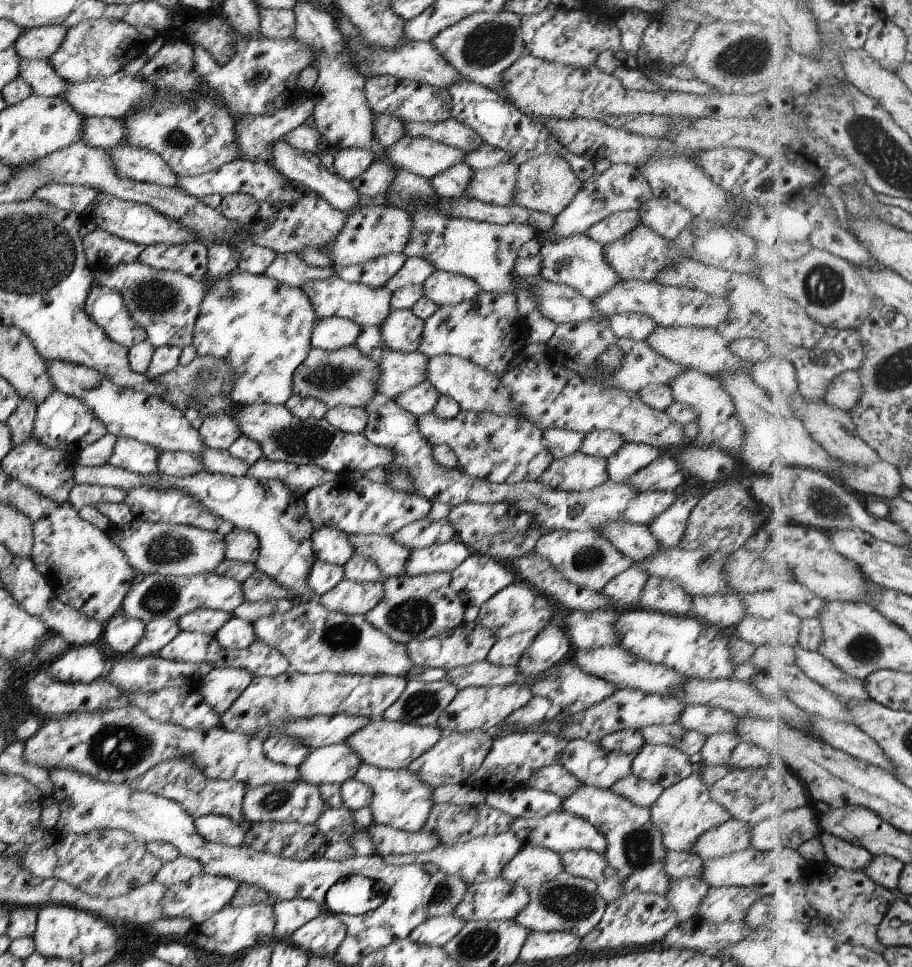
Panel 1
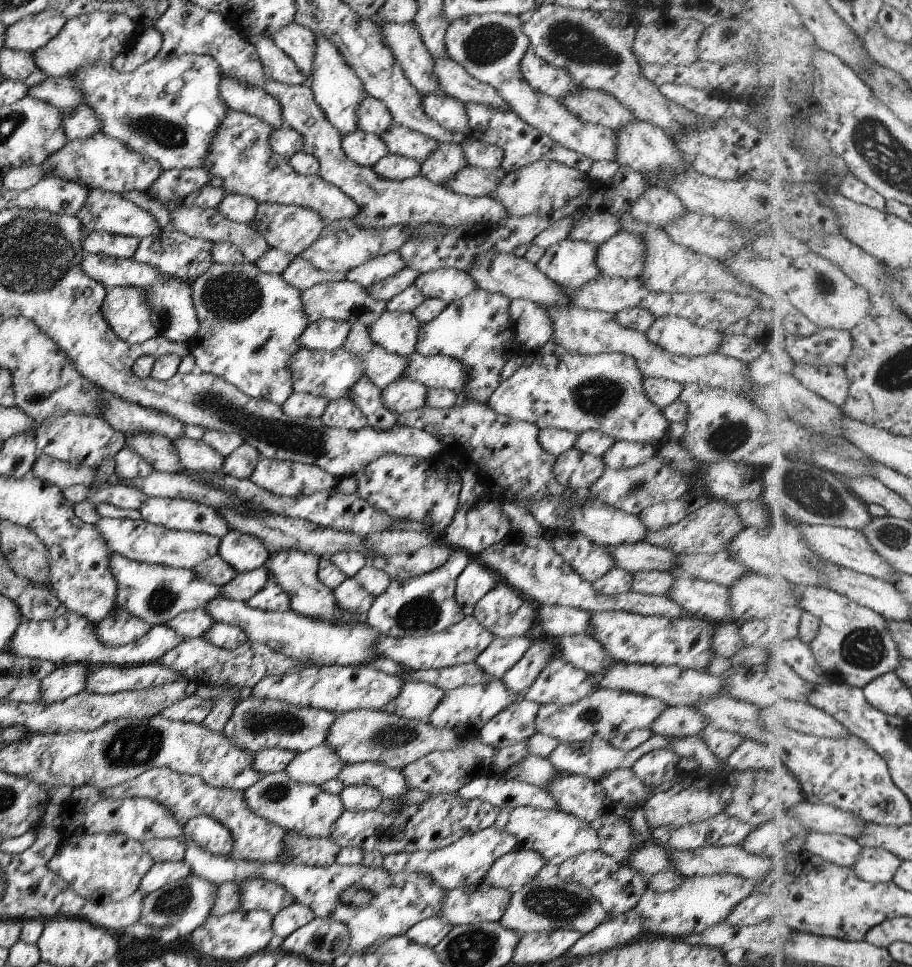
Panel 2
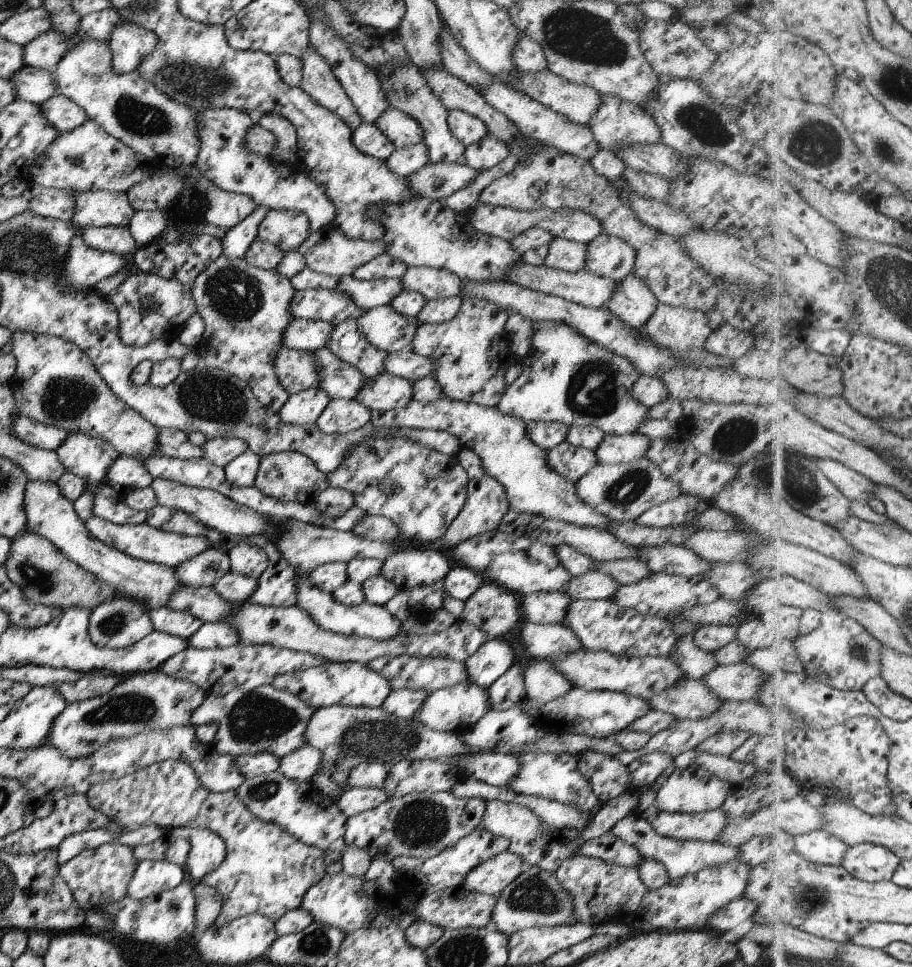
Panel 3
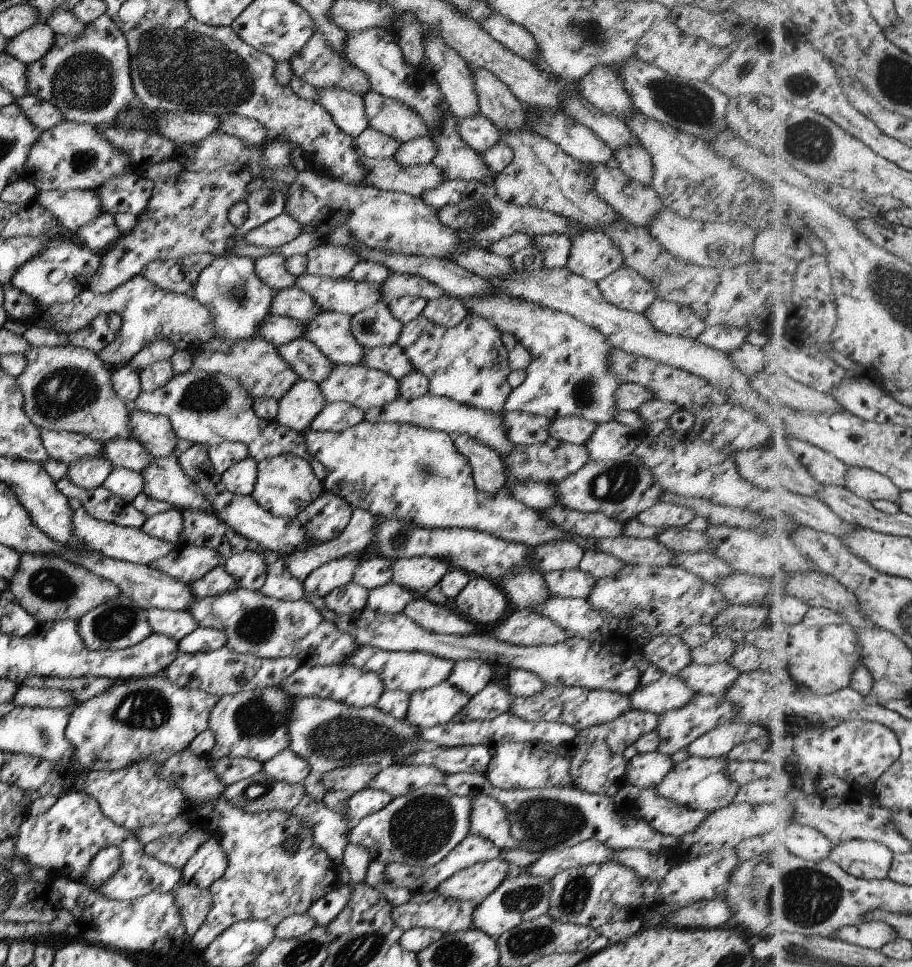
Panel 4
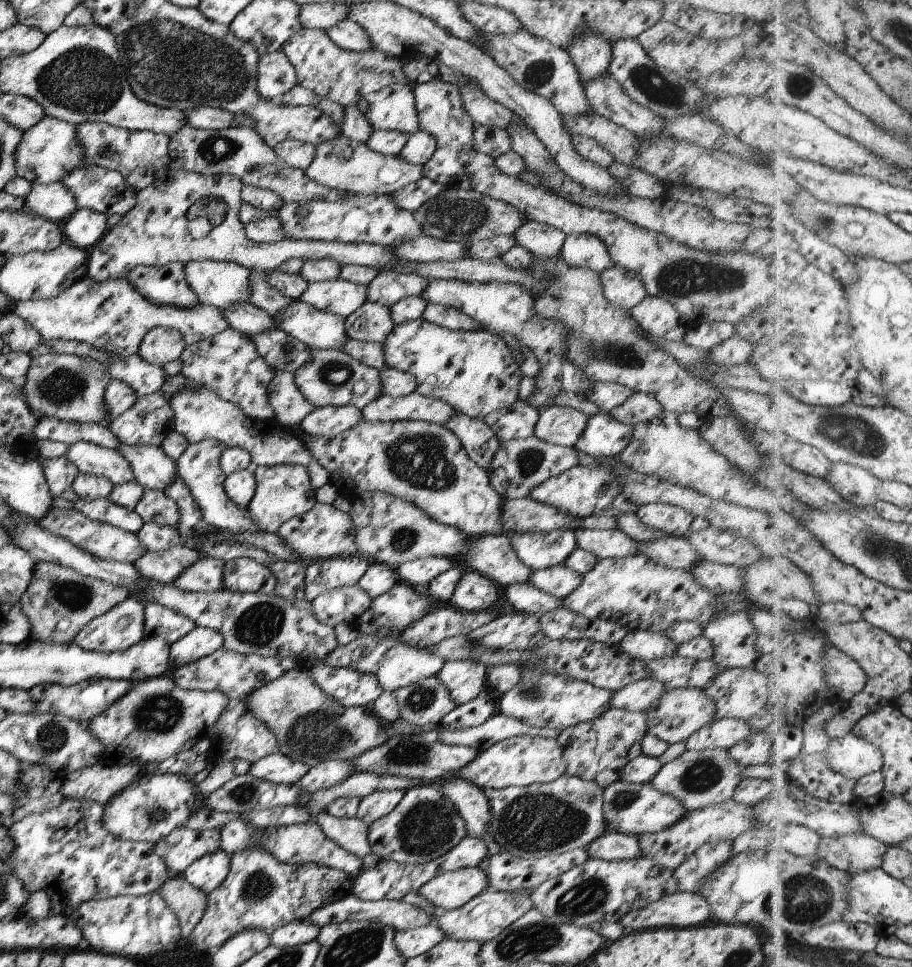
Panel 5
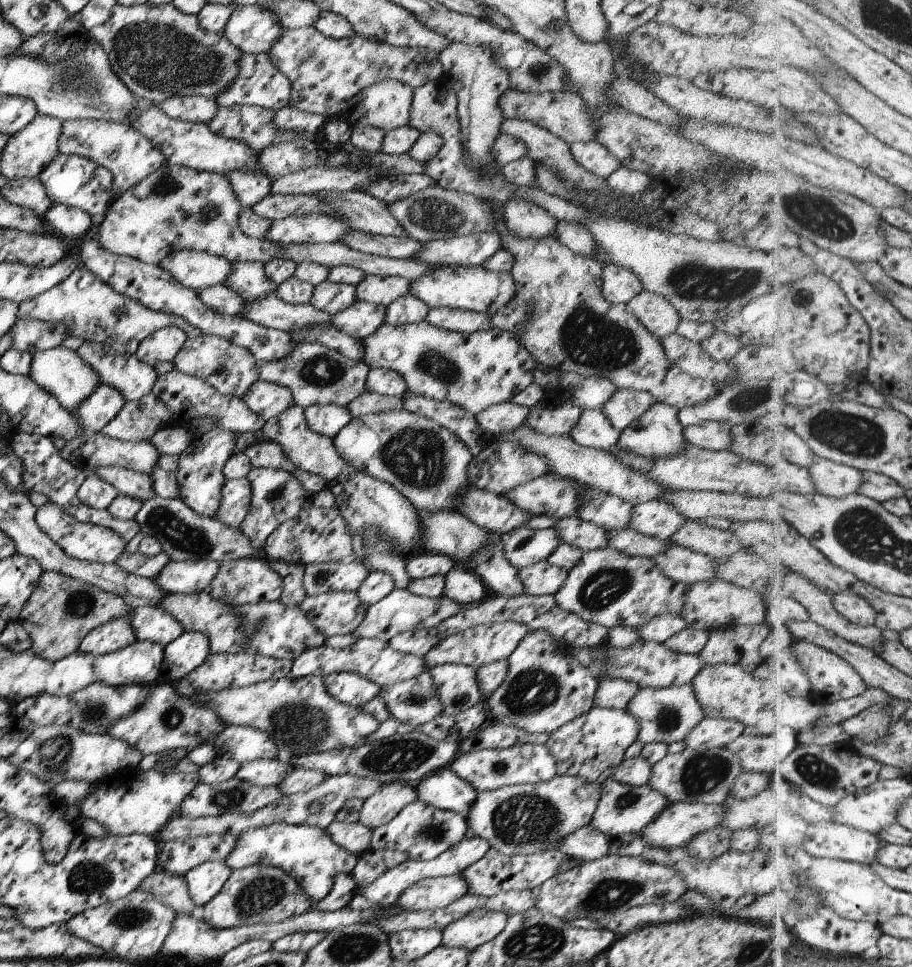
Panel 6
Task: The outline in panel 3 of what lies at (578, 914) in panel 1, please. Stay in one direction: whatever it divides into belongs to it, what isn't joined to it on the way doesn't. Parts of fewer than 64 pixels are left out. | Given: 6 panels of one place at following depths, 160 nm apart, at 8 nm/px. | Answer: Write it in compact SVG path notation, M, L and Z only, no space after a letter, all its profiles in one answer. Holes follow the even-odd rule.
M538 866L524 867L519 876L505 885L496 896L490 922L497 932L508 937L517 931L531 927L554 927L569 922L572 901L565 889L557 882L554 873L541 870Z

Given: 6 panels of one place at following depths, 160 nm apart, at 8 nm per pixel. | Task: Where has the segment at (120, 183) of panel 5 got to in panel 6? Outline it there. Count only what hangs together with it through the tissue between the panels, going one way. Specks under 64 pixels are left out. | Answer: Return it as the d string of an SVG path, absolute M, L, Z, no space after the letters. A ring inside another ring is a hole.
M58 152L37 178L51 203L77 207L88 215L103 215L115 200L112 198L112 174L101 165L95 165L90 158Z

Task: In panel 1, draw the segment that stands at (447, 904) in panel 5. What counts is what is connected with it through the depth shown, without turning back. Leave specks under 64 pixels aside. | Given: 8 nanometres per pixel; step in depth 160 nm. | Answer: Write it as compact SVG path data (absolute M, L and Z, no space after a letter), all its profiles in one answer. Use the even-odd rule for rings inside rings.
M540 846L522 847L501 869L499 877L509 884L530 890L563 871L560 856Z

